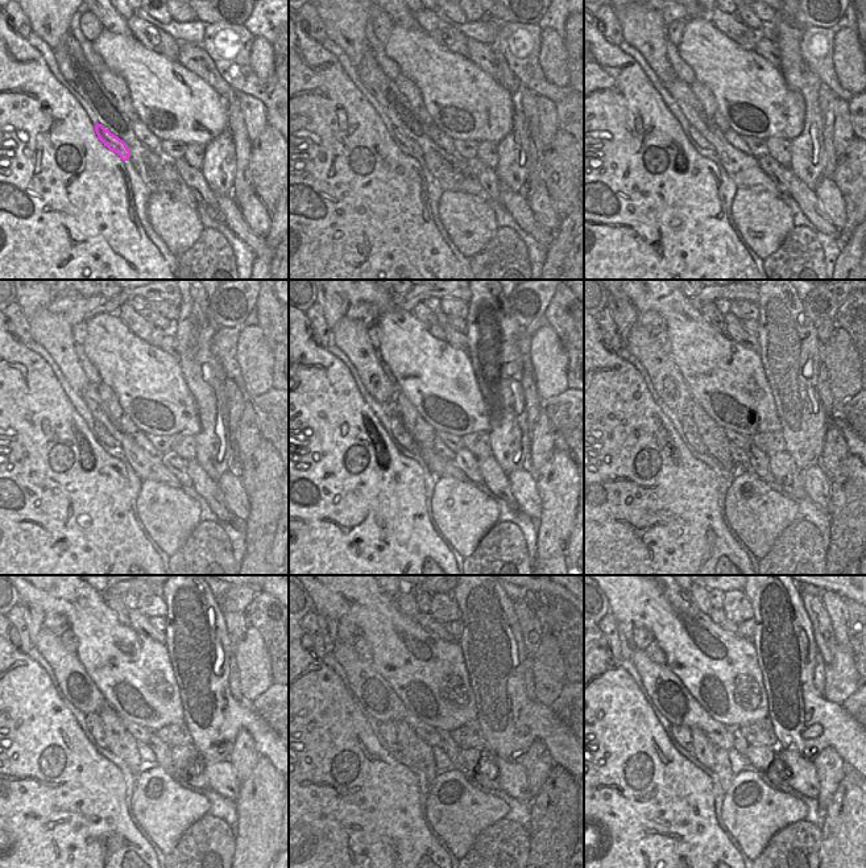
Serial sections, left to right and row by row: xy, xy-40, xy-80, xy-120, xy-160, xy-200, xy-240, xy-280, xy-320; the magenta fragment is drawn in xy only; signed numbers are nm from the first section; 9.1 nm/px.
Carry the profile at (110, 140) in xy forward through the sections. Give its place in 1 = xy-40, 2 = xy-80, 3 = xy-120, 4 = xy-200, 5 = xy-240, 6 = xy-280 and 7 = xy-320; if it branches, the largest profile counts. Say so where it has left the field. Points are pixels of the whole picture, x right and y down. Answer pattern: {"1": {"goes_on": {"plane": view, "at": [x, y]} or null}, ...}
{"1": {"goes_on": {"plane": "xy-40", "at": [404, 143]}}, "2": {"goes_on": {"plane": "xy-80", "at": [696, 140]}}, "3": {"goes_on": {"plane": "xy-120", "at": [100, 433]}}, "4": {"goes_on": {"plane": "xy-200", "at": [690, 435]}}, "5": {"goes_on": {"plane": "xy-240", "at": [94, 723]}}, "6": {"goes_on": {"plane": "xy-280", "at": [386, 730]}}, "7": {"goes_on": {"plane": "xy-320", "at": [680, 734]}}}

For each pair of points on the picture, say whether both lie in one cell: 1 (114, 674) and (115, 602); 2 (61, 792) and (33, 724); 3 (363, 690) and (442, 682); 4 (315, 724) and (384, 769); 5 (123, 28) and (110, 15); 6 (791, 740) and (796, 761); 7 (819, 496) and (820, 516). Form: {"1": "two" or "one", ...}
{"1": "two", "2": "one", "3": "two", "4": "one", "5": "one", "6": "two", "7": "two"}

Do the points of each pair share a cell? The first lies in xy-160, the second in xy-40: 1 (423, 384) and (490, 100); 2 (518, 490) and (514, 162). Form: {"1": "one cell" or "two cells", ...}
{"1": "one cell", "2": "two cells"}

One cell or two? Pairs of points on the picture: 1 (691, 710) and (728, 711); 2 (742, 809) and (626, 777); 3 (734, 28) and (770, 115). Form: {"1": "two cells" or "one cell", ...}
{"1": "two cells", "2": "two cells", "3": "two cells"}

